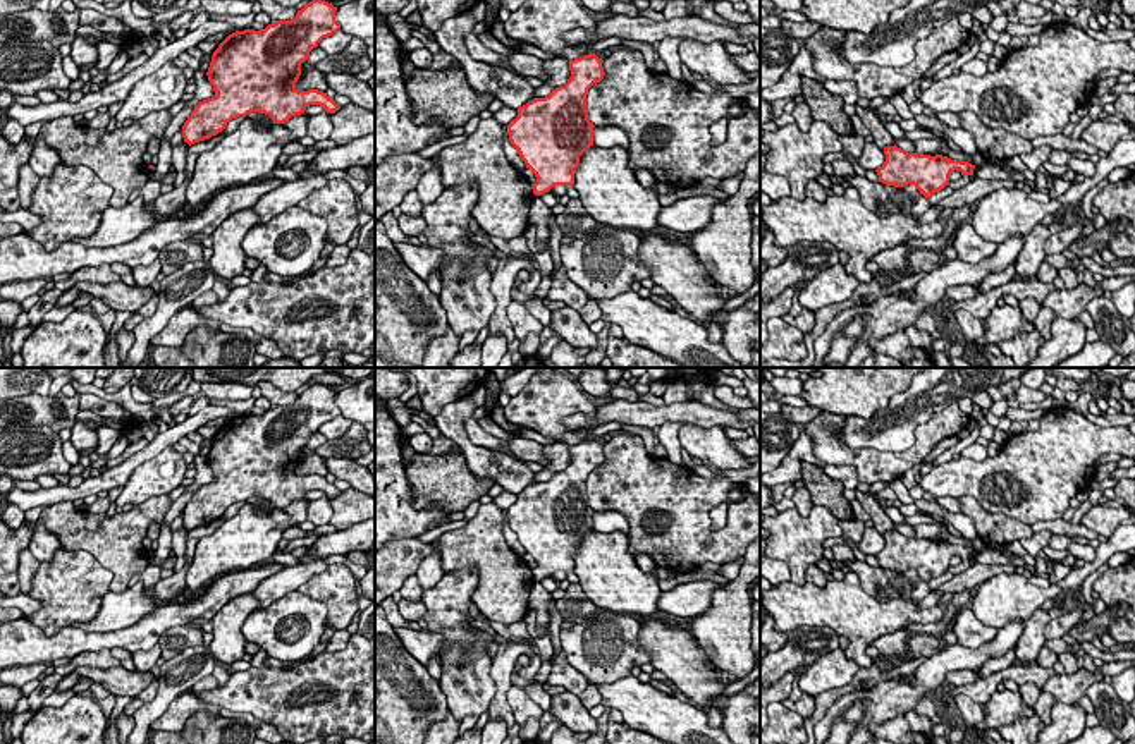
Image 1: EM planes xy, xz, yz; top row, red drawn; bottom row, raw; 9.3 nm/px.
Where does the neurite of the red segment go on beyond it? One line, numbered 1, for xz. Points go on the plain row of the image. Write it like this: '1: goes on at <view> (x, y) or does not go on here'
1: does not go on here

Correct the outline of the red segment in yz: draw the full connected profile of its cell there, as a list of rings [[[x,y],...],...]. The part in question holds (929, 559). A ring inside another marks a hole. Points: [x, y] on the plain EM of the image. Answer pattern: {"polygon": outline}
{"polygon": [[[896,529],[886,531],[884,540],[884,550],[875,555],[879,567],[894,572],[913,569],[927,584],[949,569],[949,560],[954,555],[960,555],[961,560],[973,560],[975,553],[968,546],[942,540],[908,538]]]}

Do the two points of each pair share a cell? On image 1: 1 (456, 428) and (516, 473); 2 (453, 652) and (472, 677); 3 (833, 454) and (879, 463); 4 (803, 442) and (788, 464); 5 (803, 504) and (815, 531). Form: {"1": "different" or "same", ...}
{"1": "same", "2": "same", "3": "same", "4": "same", "5": "different"}

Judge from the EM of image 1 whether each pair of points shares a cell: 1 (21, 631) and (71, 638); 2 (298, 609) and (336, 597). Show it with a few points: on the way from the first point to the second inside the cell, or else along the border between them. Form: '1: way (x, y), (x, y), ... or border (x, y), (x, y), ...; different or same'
1: way (33, 643), (59, 643); same
2: border (298, 590), (325, 607), (325, 628); different

